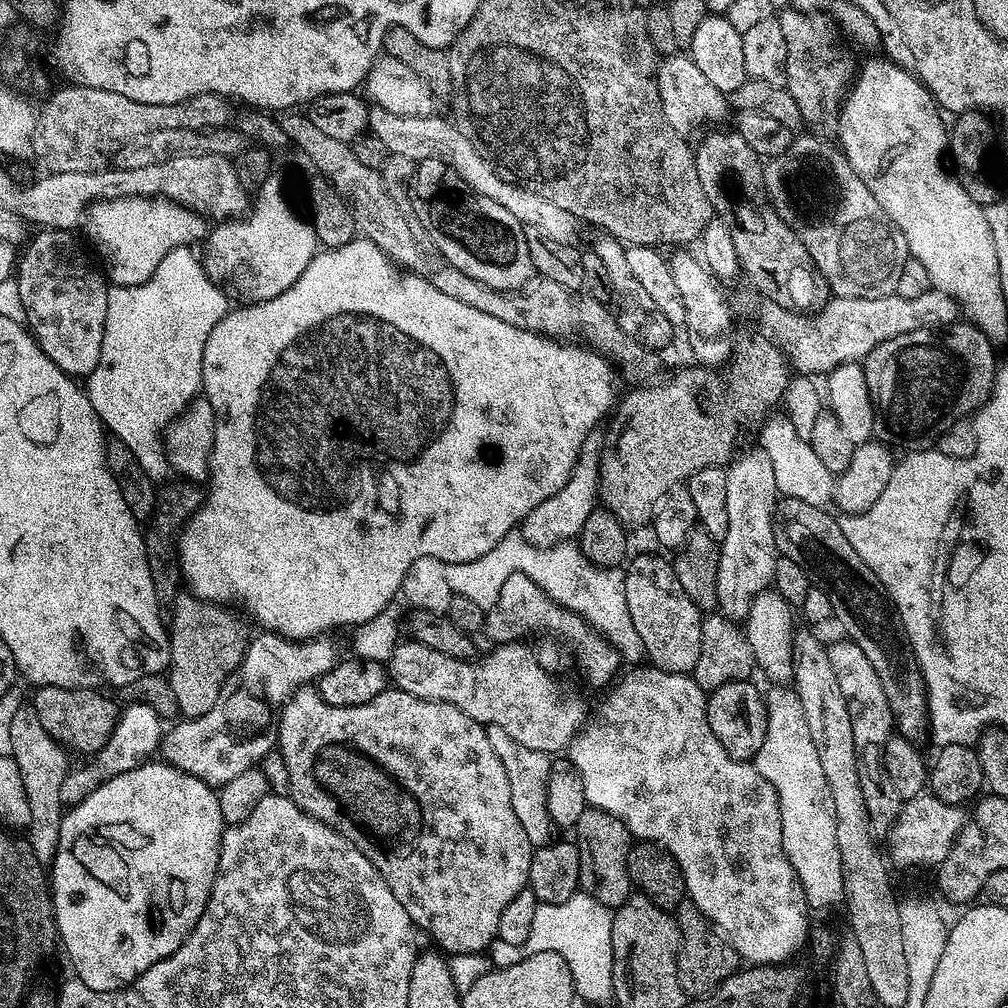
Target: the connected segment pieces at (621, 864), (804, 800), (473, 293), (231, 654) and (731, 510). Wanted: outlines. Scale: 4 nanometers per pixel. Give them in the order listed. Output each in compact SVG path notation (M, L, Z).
M593 811L591 816L592 820L580 819L574 827L574 843L580 855L579 891L593 896L608 909L615 910L621 908L634 892L628 876L628 851L634 838L628 833L628 827L610 814Z
M772 686L766 692L766 707L766 732L754 763L758 774L772 784L780 800L784 853L796 872L796 880L808 899L809 909L839 905L844 899L844 875L836 837L836 815L832 809L832 789L816 761L812 739L804 727L800 699L787 687Z
M456 268L456 280L448 280L448 284L440 284L436 276L431 276L428 281L436 290L441 290L442 294L464 302L472 309L499 318L510 326L518 326L519 329L542 332L553 338L579 338L598 350L622 340L621 327L607 305L598 302L588 293L561 286L554 279L534 276L518 291L496 291Z
M187 590L181 591L170 606L170 667L166 677L173 688L177 711L185 719L201 717L216 704L226 678L242 662L250 631L239 611L231 612L231 607L220 602L201 600Z
M762 452L737 455L727 467L726 474L726 518L729 525L726 537L719 541L718 578L716 579L716 599L719 611L731 621L743 621L749 612L750 602L758 593L771 587L775 564L778 557L774 542L772 514L778 498L774 482L774 468Z

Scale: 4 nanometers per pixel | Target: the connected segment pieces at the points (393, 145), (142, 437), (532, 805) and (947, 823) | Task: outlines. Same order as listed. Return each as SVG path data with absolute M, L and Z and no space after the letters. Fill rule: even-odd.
M372 106L368 110L367 131L378 137L379 141L386 146L386 150L390 156L410 158L414 162L421 162L420 160L441 160L444 163L443 167L445 169L451 170L457 176L462 177L468 183L469 188L474 189L478 194L482 194L491 200L498 194L500 200L506 200L504 196L506 196L506 192L510 192L508 186L496 186L496 179L501 176L500 173L488 170L492 165L489 160L482 158L482 154L478 154L478 150L474 150L474 146L470 146L470 138L466 138L466 134L462 134L462 130L451 119L448 120L443 120L440 114L430 116L390 114L390 110L382 110L381 108Z
M195 251L167 252L158 262L152 277L138 286L109 287L102 354L96 369L86 377L88 401L94 406L105 429L115 439L126 442L130 454L138 458L142 470L153 482L169 479L170 465L164 454L162 433L201 395L204 383L202 354L206 350L206 338L230 310L225 289L208 277L197 253L195 256L192 252Z
M490 724L487 725L487 730L490 746L494 746L494 754L498 754L498 762L502 762L506 770L506 778L510 782L510 806L514 806L514 814L518 814L518 822L522 822L522 830L526 830L526 838L534 846L549 843L553 839L554 825L547 810L547 782L551 776L553 761L543 752L530 750L514 742L514 738L510 738L510 734L502 730L502 726Z
M921 794L903 801L900 805L900 817L893 822L892 830L886 836L886 852L891 863L901 864L904 868L920 868L923 864L939 866L946 854L950 854L952 843L964 829L966 812L963 811L965 809L961 805L947 804L931 794Z

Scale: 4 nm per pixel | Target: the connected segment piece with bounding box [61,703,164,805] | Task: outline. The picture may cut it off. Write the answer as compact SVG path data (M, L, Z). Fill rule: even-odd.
M144 703L125 705L106 746L95 753L88 764L78 770L69 771L67 778L63 780L61 787L63 802L73 805L84 801L98 786L105 784L110 778L128 773L137 766L147 763L157 753L163 733L163 721L152 707Z

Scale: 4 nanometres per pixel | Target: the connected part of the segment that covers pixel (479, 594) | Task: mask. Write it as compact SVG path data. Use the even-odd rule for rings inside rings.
M509 534L494 546L494 550L490 550L490 554L482 554L482 558L466 562L466 565L468 568L456 568L456 572L452 572L450 590L455 595L470 598L475 605L487 610L495 606L504 592L506 578L510 578L510 574L525 572L534 583L542 586L547 596L554 598L554 602L577 612L606 637L620 652L621 661L636 666L645 659L642 640L627 610L624 572L619 567L600 568L592 564L581 554L579 543L563 542L552 548L536 548L520 534Z

